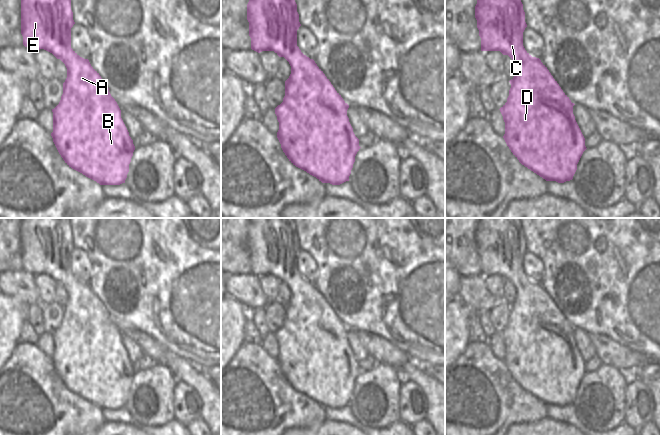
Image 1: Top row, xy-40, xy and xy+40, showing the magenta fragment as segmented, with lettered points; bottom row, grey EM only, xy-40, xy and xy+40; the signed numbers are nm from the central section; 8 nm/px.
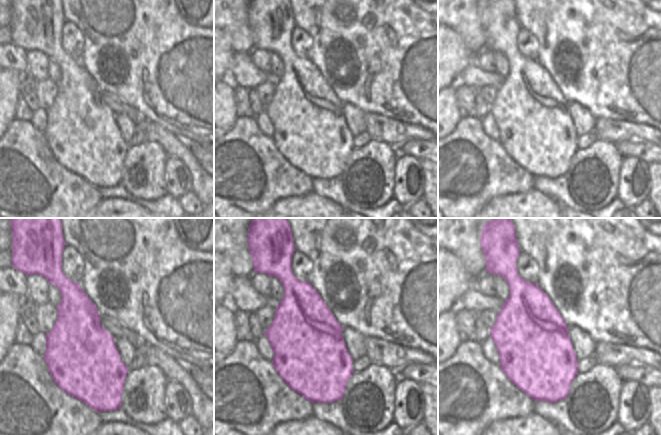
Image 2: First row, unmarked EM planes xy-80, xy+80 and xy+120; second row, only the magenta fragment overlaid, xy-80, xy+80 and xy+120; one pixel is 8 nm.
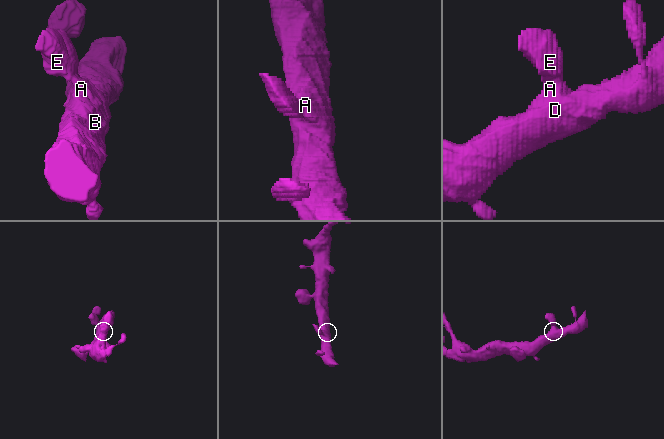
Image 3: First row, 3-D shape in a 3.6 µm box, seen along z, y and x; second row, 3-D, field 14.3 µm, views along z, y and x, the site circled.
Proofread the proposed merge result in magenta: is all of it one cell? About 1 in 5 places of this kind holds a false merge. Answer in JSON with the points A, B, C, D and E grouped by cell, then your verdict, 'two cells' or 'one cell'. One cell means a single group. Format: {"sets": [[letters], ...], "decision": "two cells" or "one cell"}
{"sets": [["A", "B", "C", "D", "E"]], "decision": "one cell"}

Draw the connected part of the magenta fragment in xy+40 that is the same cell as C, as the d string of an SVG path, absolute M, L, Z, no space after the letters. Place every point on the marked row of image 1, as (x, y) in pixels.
M477 0L475 18L481 38L481 51L500 51L503 55L508 55L517 68L515 76L509 81L511 88L507 102L499 109L505 122L503 138L507 146L522 165L546 181L564 183L572 180L577 164L587 149L585 138L573 114L575 104L563 92L541 60L532 57L523 46L523 32L527 24L521 0Z

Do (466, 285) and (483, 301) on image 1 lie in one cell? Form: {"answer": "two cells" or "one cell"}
{"answer": "one cell"}

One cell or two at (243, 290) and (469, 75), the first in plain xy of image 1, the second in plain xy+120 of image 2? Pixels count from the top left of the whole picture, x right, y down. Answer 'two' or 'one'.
one

